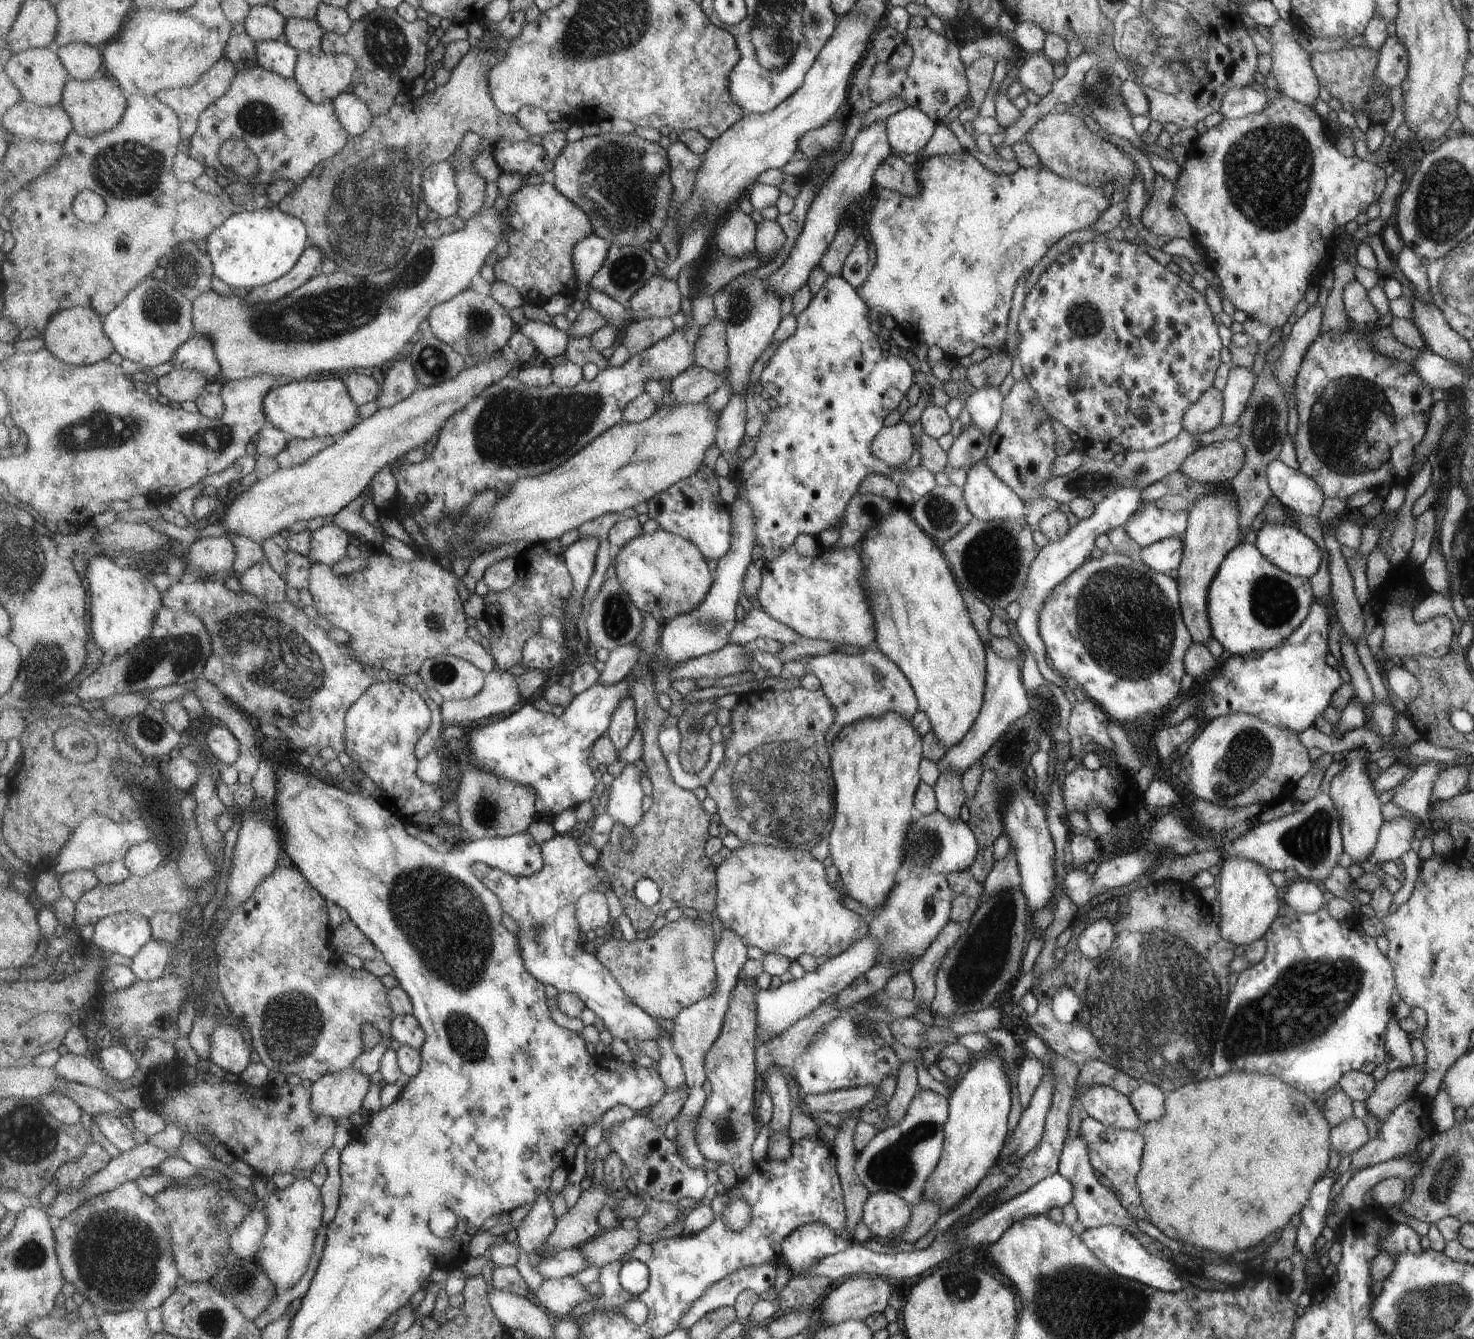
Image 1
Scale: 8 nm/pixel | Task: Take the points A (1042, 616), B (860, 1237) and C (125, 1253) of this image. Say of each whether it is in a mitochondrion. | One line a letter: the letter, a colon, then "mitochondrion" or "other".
A: other
B: other
C: mitochondrion

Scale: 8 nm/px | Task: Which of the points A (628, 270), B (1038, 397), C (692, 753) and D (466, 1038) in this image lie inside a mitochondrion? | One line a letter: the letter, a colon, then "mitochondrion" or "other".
A: mitochondrion
B: other
C: mitochondrion
D: mitochondrion

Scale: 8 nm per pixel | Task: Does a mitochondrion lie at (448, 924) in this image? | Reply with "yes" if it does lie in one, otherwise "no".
yes

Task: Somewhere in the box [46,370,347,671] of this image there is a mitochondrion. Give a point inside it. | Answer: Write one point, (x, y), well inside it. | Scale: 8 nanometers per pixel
(100, 427)

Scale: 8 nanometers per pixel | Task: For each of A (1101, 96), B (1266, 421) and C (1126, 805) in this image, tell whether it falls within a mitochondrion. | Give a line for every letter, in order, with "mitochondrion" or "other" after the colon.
A: mitochondrion
B: mitochondrion
C: other

